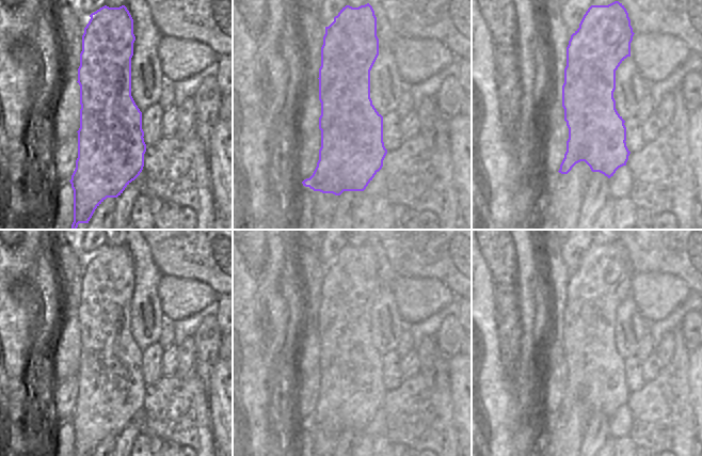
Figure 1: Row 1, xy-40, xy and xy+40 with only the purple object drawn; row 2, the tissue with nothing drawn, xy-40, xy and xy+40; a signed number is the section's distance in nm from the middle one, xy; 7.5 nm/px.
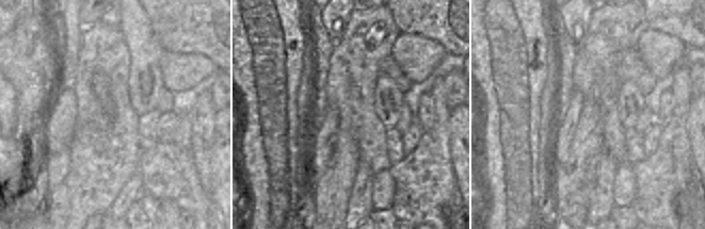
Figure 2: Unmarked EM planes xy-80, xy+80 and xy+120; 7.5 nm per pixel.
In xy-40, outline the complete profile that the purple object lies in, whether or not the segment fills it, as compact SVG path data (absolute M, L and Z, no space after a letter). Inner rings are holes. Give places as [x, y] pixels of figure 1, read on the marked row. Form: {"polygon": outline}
{"polygon": "M107 5L100 7L90 15L91 19L84 28L82 35L82 51L80 53L80 66L78 68L78 83L80 85L80 128L78 132L78 158L76 160L76 169L69 180L74 190L74 222L70 230L77 230L79 223L89 223L95 209L107 199L117 198L123 193L125 188L134 180L143 170L144 154L146 144L144 142L144 131L142 129L142 112L135 105L131 96L131 58L133 56L133 43L135 36L133 34L133 19L125 5L119 7L109 7Z"}

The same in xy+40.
{"polygon": "M615 1L608 5L591 5L579 28L571 35L562 85L562 107L569 139L559 173L568 174L576 163L585 161L592 172L610 178L619 168L626 166L631 152L625 142L625 121L616 109L613 92L616 70L631 57L634 34L626 9Z"}

